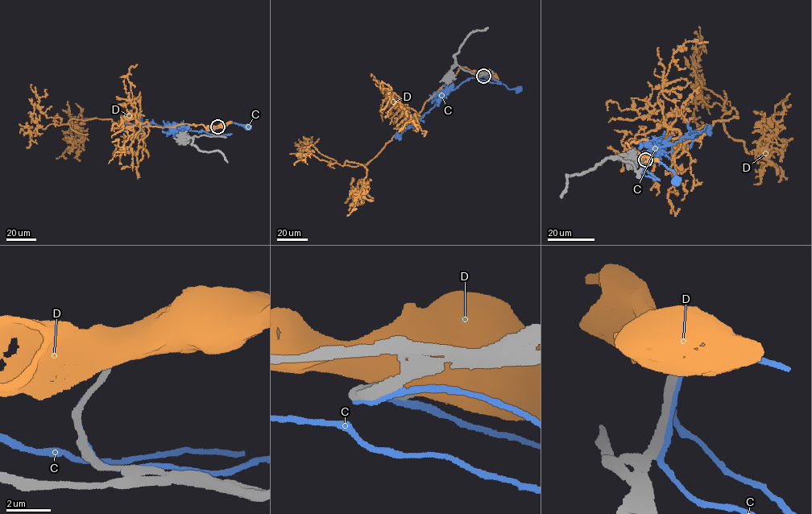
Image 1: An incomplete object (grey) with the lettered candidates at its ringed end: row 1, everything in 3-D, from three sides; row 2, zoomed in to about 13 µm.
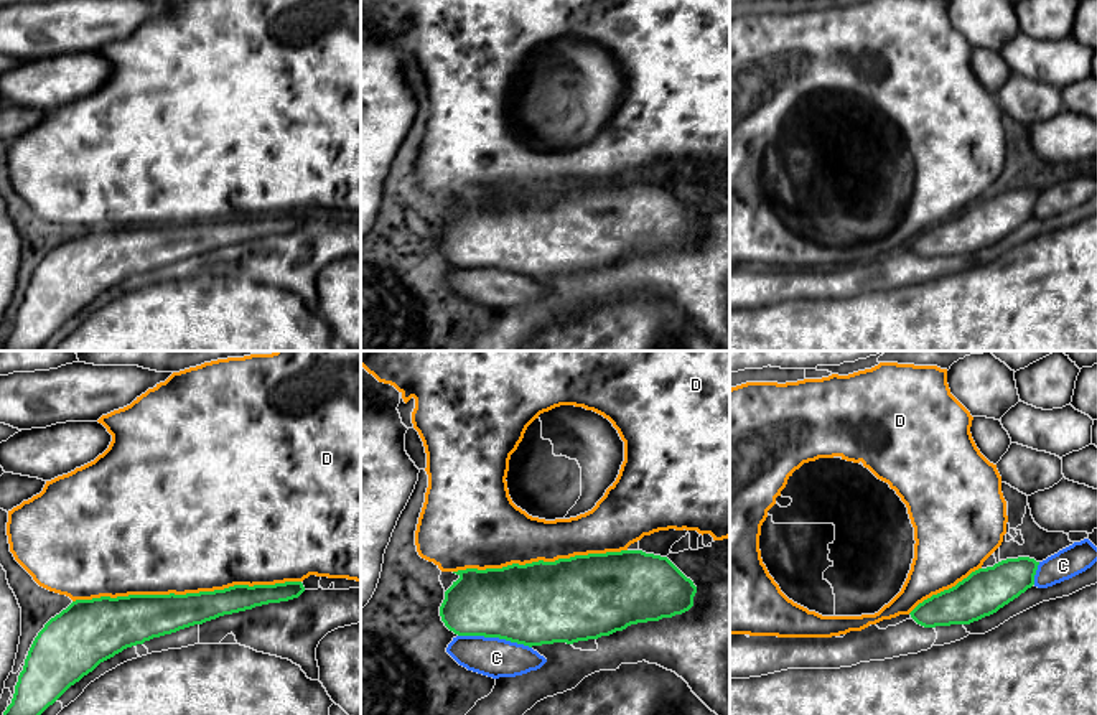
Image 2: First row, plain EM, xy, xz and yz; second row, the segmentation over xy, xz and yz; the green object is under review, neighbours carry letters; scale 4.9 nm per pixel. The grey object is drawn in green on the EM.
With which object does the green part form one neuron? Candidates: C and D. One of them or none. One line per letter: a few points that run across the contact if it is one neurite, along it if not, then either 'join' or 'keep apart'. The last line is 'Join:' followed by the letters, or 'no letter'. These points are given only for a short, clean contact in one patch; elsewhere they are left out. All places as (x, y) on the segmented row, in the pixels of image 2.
C: keep apart
D: keep apart
Join: no letter

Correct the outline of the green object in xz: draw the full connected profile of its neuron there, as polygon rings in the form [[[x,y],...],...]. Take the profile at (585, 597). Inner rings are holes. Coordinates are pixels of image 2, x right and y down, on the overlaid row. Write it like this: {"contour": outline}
{"contour": [[[642,550],[575,555],[555,562],[512,563],[502,568],[466,568],[453,572],[460,578],[445,591],[440,616],[458,636],[499,638],[524,646],[553,643],[573,644],[623,631],[631,624],[659,621],[682,615],[693,606],[697,586],[667,557]]]}

